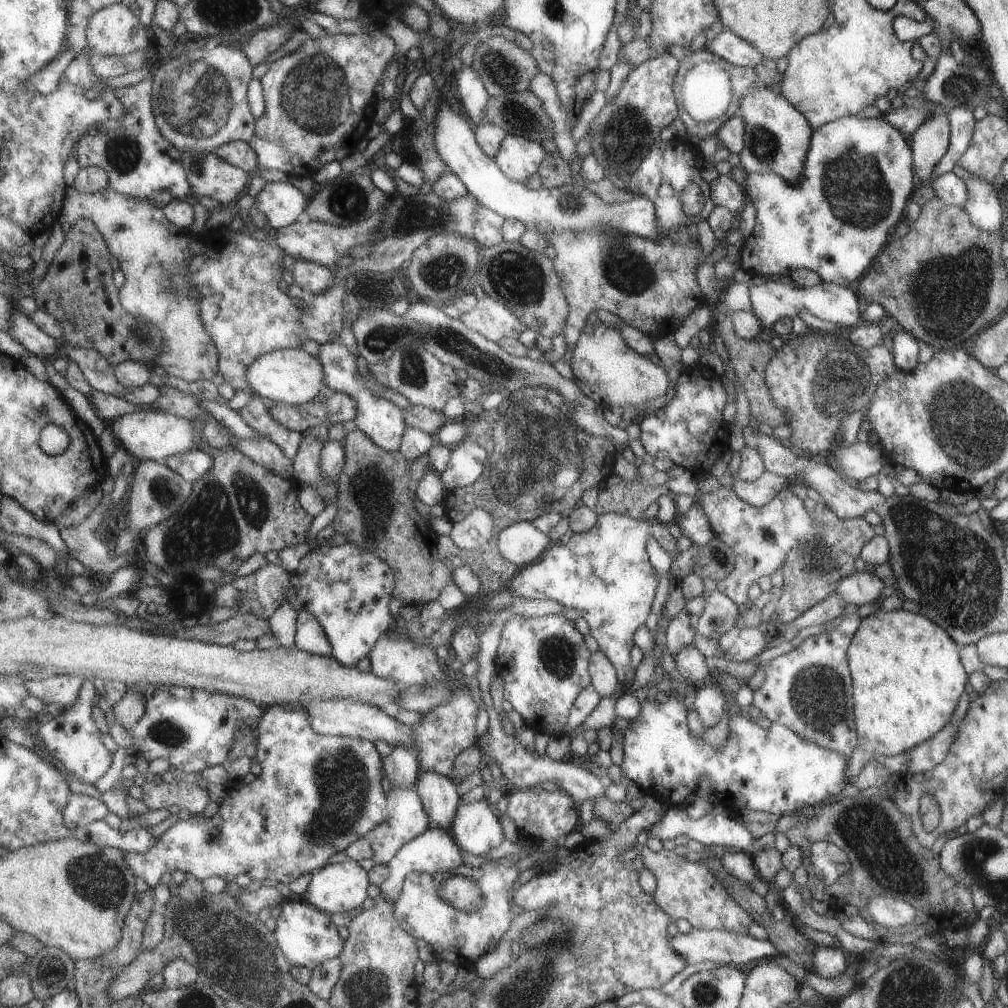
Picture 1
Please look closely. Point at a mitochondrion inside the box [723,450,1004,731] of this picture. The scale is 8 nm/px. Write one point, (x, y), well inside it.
(929, 546)

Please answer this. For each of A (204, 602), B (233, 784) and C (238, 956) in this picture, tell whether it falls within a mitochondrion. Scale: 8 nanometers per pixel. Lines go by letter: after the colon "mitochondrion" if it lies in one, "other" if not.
A: other
B: other
C: mitochondrion

